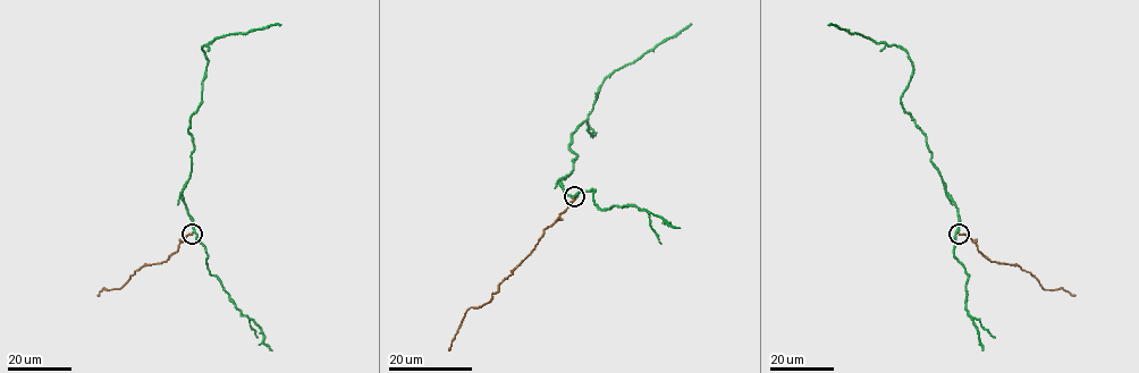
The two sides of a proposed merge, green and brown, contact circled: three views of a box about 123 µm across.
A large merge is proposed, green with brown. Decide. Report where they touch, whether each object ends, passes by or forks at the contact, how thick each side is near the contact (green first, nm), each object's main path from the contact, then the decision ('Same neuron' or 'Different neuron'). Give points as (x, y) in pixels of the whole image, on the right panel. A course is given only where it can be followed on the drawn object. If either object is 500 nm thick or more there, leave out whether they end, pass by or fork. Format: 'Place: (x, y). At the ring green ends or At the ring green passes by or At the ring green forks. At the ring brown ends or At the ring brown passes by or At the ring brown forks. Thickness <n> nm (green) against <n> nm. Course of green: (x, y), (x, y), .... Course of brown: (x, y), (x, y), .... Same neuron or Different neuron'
Place: (959, 234). At the ring green ends. At the ring brown ends. Thickness 170 nm (green) against 190 nm. Course of green: (959, 234), (955, 204), (931, 161), (926, 136), (902, 104), (912, 70), (908, 52), (828, 25). Course of brown: (959, 234), (967, 235), (990, 261), (1017, 264), (1045, 289), (1062, 288), (1076, 295). Same neuron

